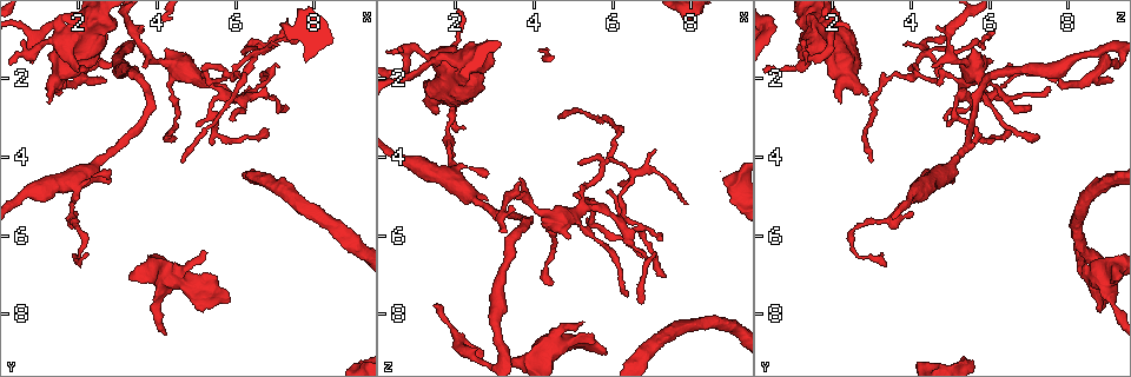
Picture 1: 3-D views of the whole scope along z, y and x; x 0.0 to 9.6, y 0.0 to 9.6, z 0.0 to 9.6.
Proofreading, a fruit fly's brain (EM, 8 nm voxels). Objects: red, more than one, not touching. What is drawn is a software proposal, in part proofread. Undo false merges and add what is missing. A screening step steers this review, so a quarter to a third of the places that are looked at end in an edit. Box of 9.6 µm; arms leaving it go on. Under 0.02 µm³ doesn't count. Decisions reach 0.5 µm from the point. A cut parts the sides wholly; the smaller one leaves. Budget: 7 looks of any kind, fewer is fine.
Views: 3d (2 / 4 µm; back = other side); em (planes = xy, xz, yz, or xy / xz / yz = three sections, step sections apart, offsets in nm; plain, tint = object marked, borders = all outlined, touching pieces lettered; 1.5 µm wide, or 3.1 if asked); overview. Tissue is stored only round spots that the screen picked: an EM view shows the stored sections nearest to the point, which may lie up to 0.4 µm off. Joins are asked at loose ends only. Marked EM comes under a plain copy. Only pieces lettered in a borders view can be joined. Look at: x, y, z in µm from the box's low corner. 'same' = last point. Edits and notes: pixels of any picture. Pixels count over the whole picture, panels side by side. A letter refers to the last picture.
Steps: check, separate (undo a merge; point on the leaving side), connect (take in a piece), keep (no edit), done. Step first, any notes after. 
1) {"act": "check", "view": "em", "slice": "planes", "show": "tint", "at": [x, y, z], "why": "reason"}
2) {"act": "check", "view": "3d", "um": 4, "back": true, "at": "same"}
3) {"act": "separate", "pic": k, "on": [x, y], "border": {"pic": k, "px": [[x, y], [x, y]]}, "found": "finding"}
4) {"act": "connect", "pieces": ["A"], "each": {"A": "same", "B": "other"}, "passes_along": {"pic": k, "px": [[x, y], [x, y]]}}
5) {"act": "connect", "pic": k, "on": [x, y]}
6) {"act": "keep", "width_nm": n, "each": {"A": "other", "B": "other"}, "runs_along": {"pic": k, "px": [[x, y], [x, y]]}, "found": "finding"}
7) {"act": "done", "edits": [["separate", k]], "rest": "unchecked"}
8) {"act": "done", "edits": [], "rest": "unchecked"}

{"act": "check", "view": "em", "slice": "xz", "step": 8, "show": "tint", "at": [0.85, 1.45, 1.80], "why": "closes a loop"}

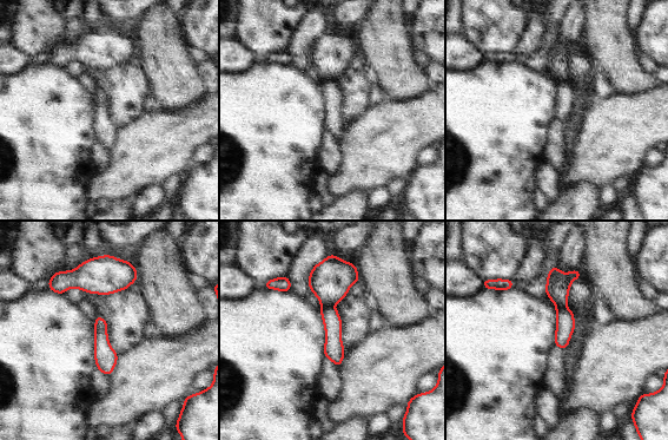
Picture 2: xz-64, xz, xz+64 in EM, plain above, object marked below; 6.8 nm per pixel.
{"act": "check", "view": "em", "slice": "xz", "step": 8, "show": "borders", "at": "same", "why": "what lies round it"}

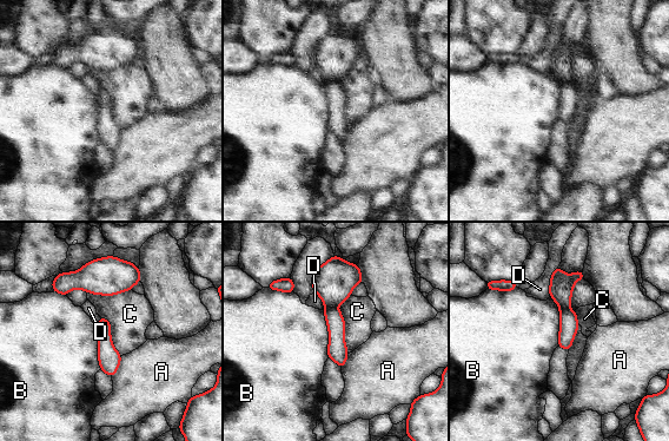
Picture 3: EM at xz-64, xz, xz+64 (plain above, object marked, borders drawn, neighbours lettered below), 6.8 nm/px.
{"act": "separate", "pic": 3, "on": [335, 321], "width_nm": 110, "each": {"A": "other", "B": "other", "C": "other", "D": "other"}, "part_leaving": {"pic": 3, "px": [[328, 310], [336, 323], [342, 362]]}, "found": "two neurons meet here"}

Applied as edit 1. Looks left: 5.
{"act": "check", "view": "overview"}

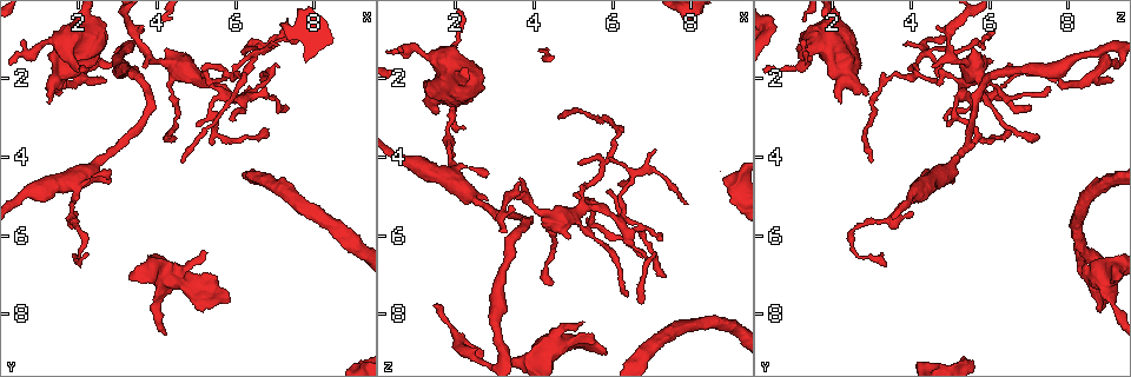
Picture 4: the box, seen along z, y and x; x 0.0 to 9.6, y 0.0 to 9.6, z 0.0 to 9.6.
{"act": "check", "view": "em", "slice": "yz", "step": 4, "show": "borders", "at": [5.80, 1.95, 4.05], "why": "abrupt turn"}

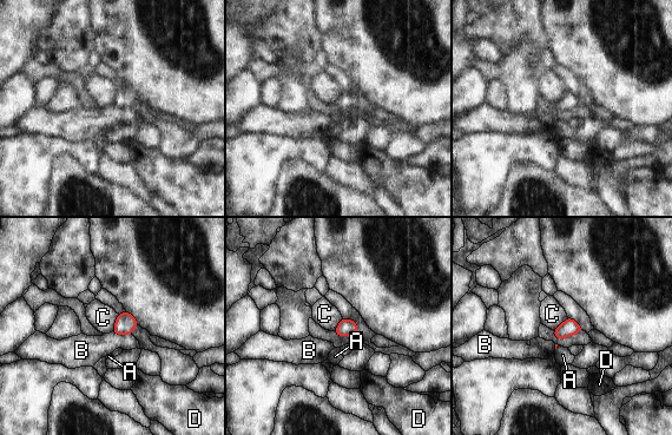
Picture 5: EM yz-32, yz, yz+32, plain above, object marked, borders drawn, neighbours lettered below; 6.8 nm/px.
{"act": "keep", "width_nm": 110, "each": {"A": "other", "B": "other", "C": "other", "D": "other"}, "border": {"pic": 5, "px": [[118, 314], [112, 330]]}, "found": "one neuron here"}

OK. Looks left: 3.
{"act": "check", "view": "em", "slice": "xy", "step": 4, "show": "tint", "at": [2.65, 2.05, 9.15]}

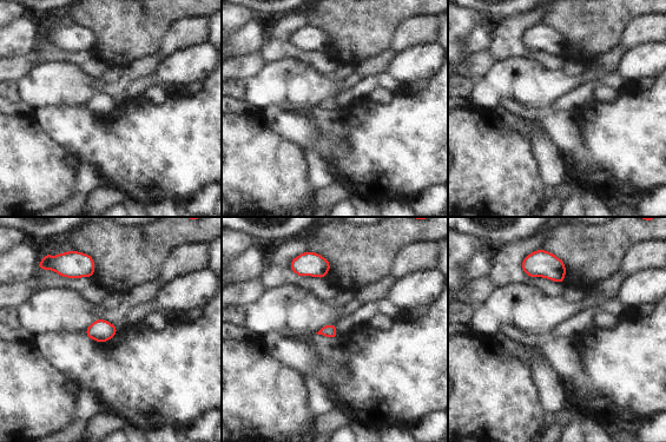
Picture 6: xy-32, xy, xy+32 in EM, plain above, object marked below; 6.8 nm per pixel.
{"act": "check", "view": "em", "slice": "planes", "show": "borders", "at": "same"}

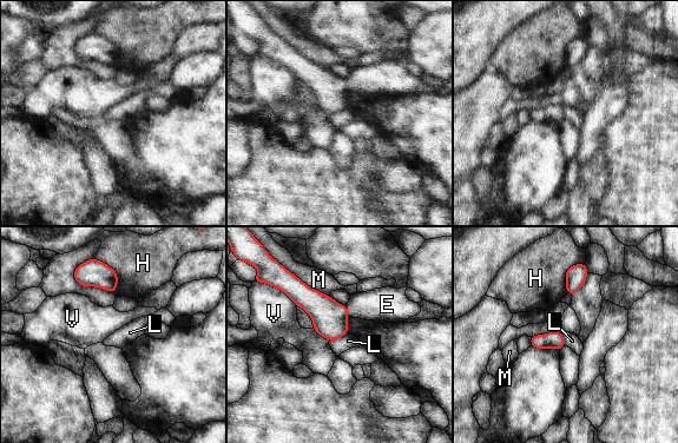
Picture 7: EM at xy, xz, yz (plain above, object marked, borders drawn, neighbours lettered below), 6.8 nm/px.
{"act": "connect", "pieces": ["E"], "longest_contact_nm": ["M", 300], "each": {"E": "same", "H": "other", "L": "other", "M": "other", "V": "other"}, "passes_along": {"pic": 7, "px": [[330, 319], [347, 311], [382, 305]]}, "found": "it goes on there"}

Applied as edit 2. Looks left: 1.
{"act": "done", "edits": [["separate", 3], ["connect", 7]], "rest": "unchecked"}

